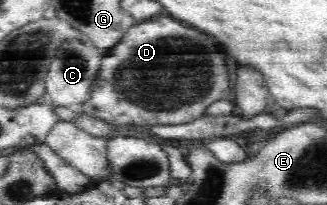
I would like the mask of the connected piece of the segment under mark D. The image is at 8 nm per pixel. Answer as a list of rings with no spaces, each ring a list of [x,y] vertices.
[[[171,17],[143,20],[131,26],[124,38],[105,52],[100,75],[102,82],[99,82],[92,98],[80,105],[78,110],[81,114],[105,121],[116,128],[139,125],[136,129],[146,129],[151,125],[189,123],[207,116],[205,111],[209,105],[213,105],[217,100],[225,100],[231,93],[223,51],[215,43],[211,43],[205,33],[185,27],[181,21],[175,21]]]

